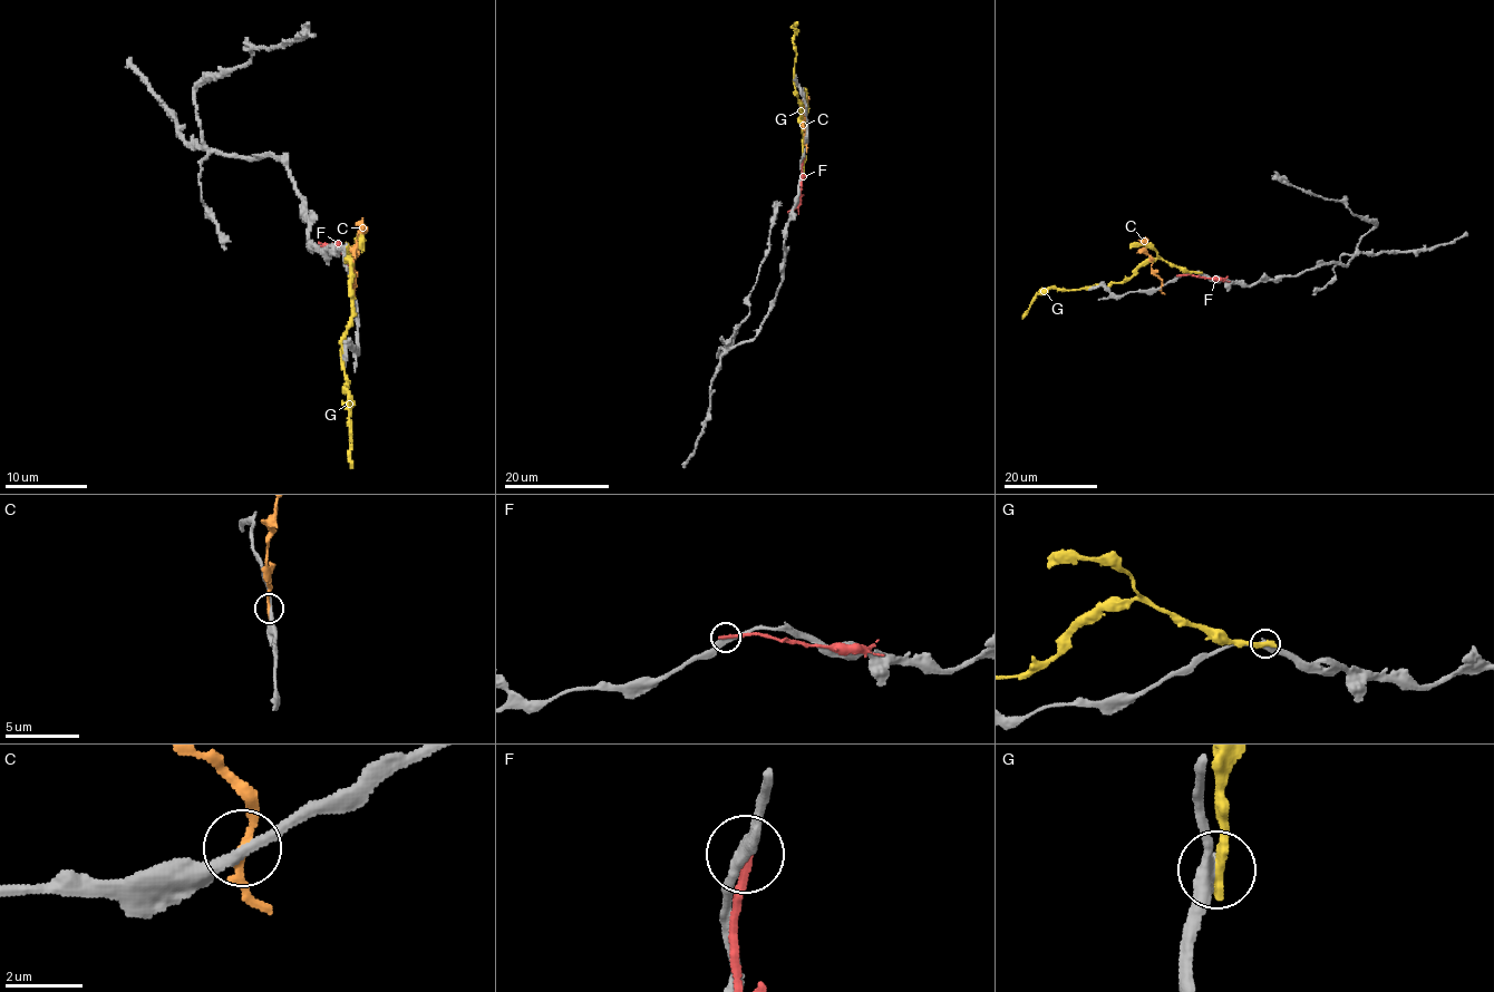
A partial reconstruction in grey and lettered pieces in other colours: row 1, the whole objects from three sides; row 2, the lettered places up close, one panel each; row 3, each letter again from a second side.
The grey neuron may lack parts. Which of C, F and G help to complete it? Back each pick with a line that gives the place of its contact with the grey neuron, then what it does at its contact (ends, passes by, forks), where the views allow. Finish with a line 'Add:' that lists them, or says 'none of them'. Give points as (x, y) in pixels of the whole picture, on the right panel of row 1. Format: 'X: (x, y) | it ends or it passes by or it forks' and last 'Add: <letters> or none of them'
Add: none of them

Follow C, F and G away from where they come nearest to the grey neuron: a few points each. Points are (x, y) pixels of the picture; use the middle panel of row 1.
C: (806, 144), (803, 118), (806, 98)
F: (803, 156), (801, 196), (787, 212)
G: (803, 175), (802, 104), (798, 101), (793, 69), (794, 28), (798, 23)

